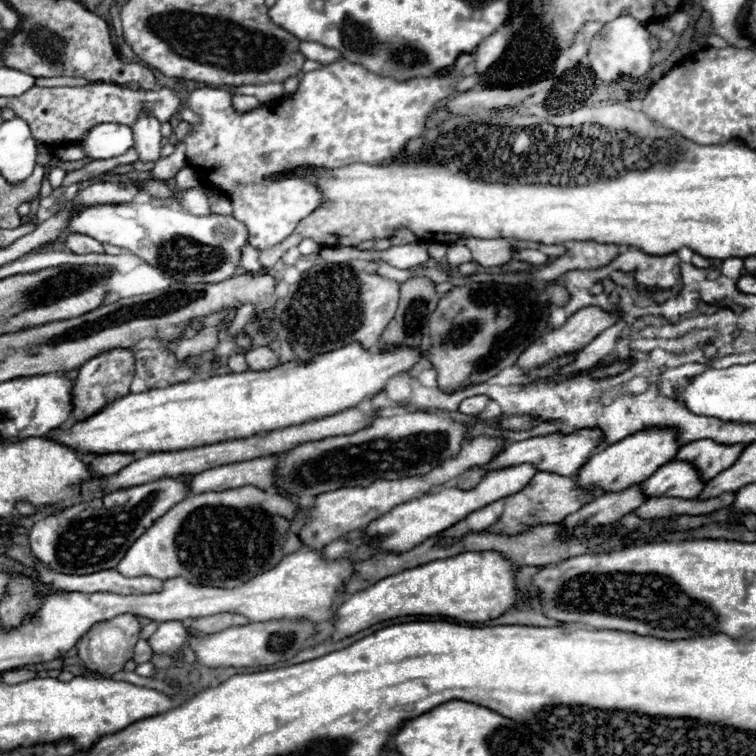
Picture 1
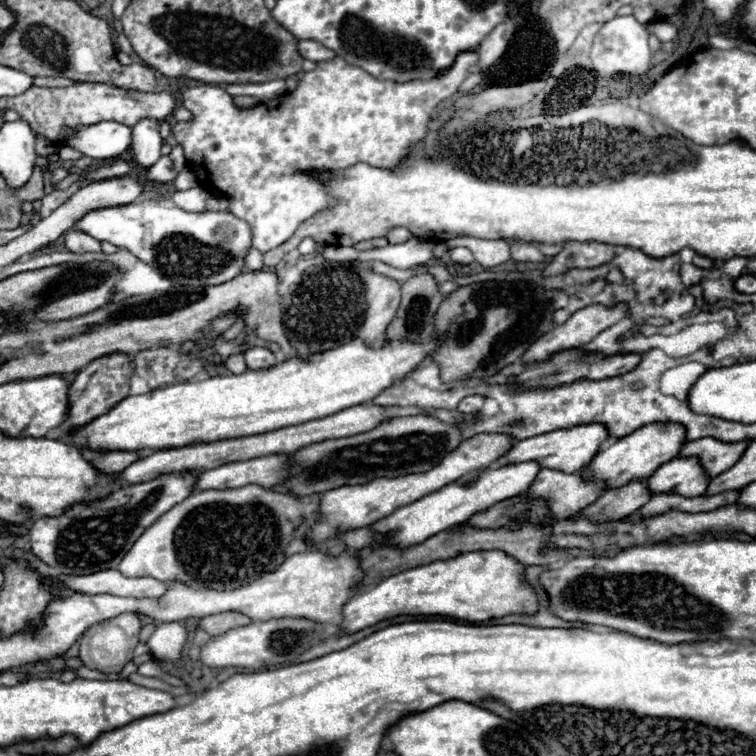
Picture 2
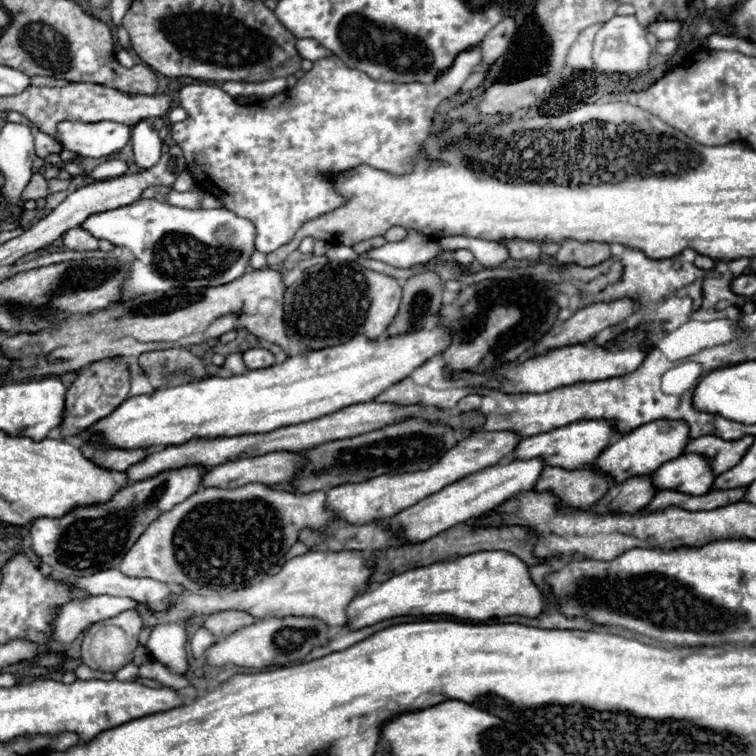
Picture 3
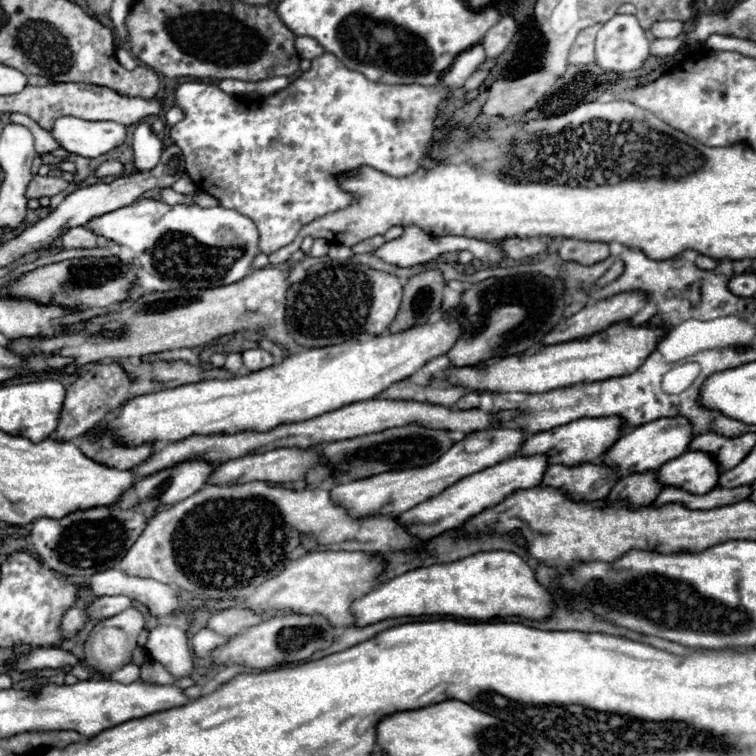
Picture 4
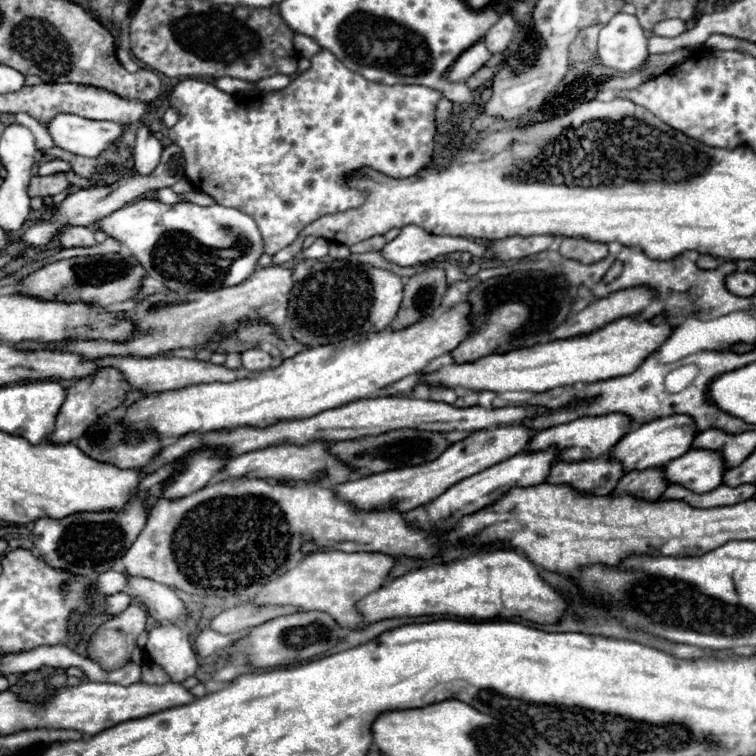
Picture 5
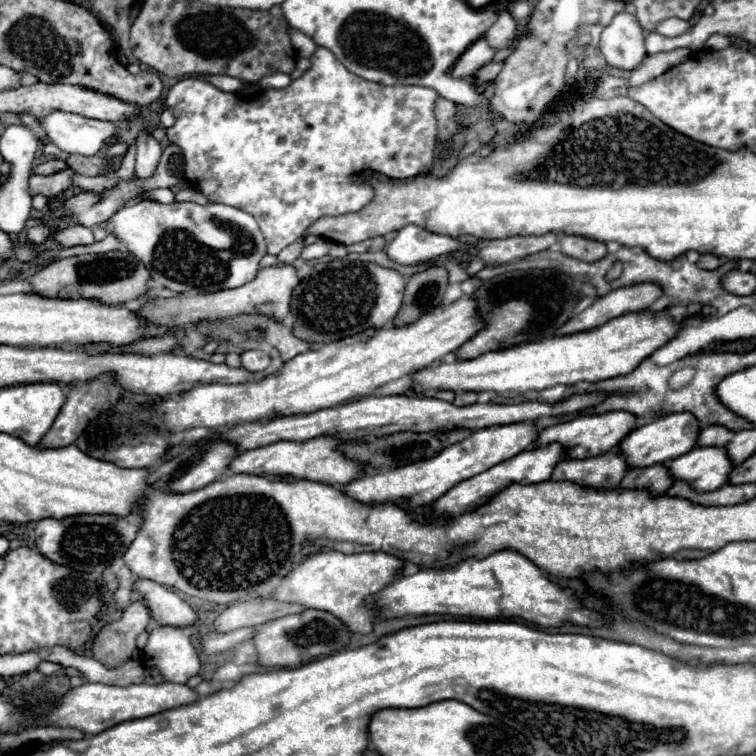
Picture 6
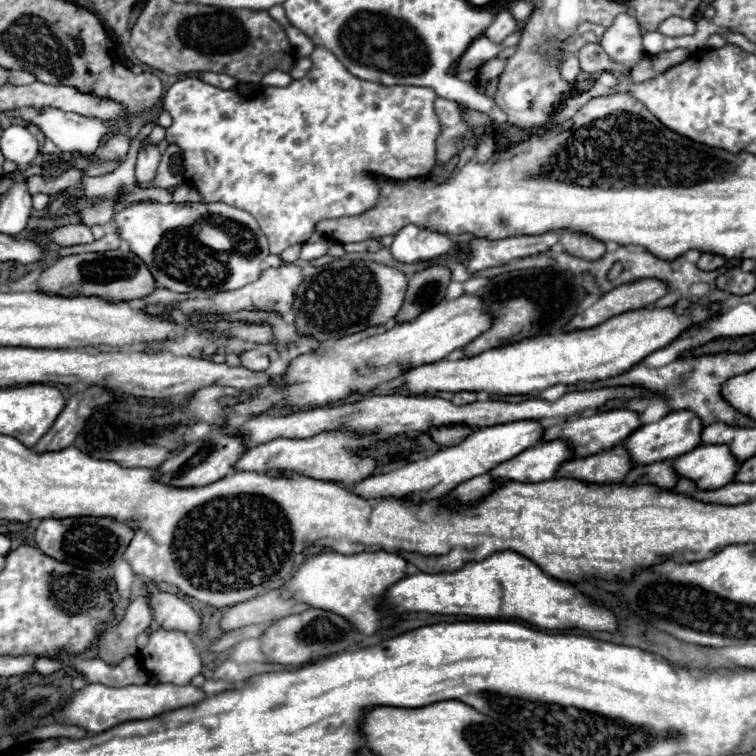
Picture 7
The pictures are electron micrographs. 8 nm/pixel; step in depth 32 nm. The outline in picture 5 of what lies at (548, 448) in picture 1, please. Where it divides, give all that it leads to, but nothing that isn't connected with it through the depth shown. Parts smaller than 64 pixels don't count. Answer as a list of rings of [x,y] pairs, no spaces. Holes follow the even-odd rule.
[[[606,414],[606,416],[582,416],[568,424],[552,426],[540,430],[528,442],[528,452],[542,452],[548,448],[556,448],[556,462],[558,460],[596,460],[600,456],[608,456],[614,444],[632,428],[632,422],[624,414]]]

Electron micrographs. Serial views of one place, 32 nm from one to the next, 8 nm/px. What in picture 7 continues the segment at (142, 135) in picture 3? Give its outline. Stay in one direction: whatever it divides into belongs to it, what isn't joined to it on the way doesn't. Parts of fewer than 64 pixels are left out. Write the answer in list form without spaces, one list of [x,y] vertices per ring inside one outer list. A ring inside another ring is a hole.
[[[142,140],[140,150],[138,150],[138,162],[136,162],[136,182],[138,182],[138,186],[146,188],[148,182],[152,182],[152,178],[156,176],[158,164],[160,164],[158,146]]]

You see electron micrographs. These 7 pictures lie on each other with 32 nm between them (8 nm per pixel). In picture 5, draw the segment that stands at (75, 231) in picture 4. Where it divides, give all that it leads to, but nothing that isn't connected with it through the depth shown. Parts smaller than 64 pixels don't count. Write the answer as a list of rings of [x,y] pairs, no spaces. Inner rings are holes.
[[[70,226],[66,228],[66,232],[60,232],[60,244],[64,248],[74,248],[74,246],[94,246],[94,232],[92,228],[86,226]]]

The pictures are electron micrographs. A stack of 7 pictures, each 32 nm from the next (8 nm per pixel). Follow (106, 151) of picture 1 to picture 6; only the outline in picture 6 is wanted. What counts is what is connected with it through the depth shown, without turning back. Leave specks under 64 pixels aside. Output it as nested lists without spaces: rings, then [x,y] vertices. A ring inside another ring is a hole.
[[[52,112],[42,118],[40,124],[60,150],[80,156],[96,156],[118,136],[114,122],[90,120],[66,112]]]

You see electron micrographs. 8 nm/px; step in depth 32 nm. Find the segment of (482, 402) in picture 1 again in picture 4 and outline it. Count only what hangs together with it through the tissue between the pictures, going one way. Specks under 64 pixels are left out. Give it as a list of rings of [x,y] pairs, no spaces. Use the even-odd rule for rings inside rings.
[[[470,392],[470,394],[462,396],[462,398],[456,402],[456,408],[464,408],[464,410],[468,410],[468,408],[478,408],[478,406],[480,406],[480,394],[478,394],[478,392]]]

